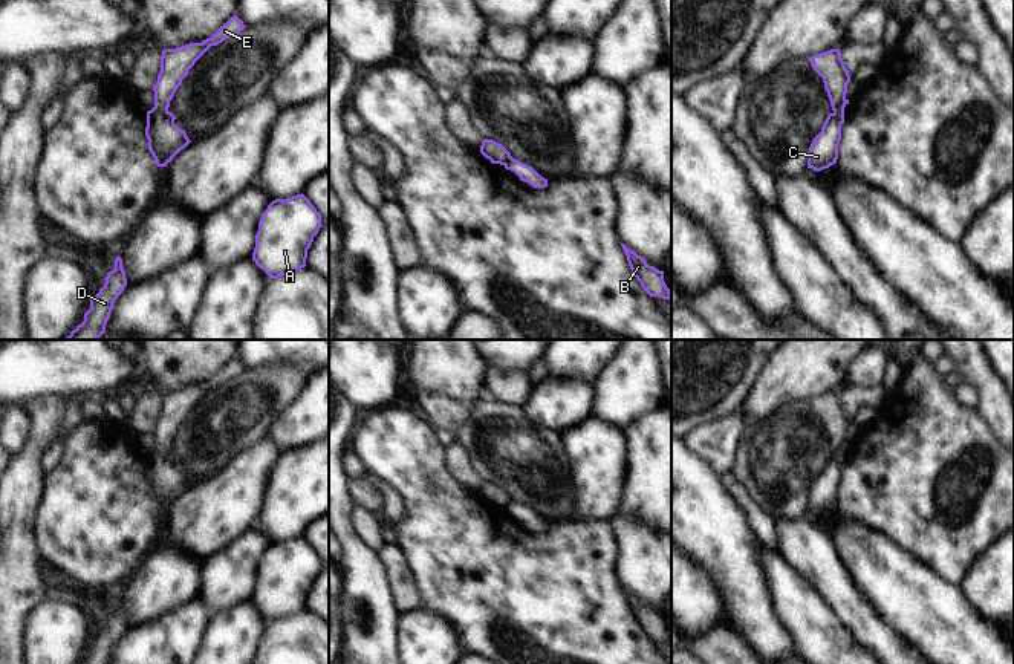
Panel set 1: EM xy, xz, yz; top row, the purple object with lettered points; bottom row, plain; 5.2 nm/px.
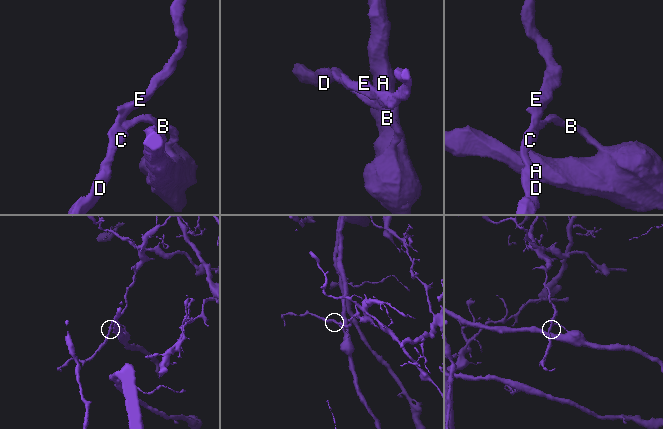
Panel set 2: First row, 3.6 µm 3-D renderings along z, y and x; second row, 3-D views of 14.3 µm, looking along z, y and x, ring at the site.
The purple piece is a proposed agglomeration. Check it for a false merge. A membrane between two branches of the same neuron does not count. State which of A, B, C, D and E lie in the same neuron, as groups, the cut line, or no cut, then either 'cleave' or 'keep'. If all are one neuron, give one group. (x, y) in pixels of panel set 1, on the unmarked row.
A B / C D E; cut in yz along (844, 441), (834, 453); cleave

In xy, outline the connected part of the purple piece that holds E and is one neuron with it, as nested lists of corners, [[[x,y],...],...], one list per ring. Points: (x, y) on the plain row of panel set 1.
[[[234,358],[213,379],[202,386],[190,386],[176,392],[162,393],[161,415],[153,430],[154,450],[147,454],[145,470],[148,493],[158,509],[167,509],[191,485],[185,473],[179,471],[165,456],[182,422],[211,389],[236,379],[245,370],[243,364]]]

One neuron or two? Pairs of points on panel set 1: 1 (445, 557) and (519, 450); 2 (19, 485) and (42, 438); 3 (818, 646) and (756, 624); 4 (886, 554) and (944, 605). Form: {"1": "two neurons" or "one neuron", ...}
{"1": "two neurons", "2": "one neuron", "3": "two neurons", "4": "one neuron"}

